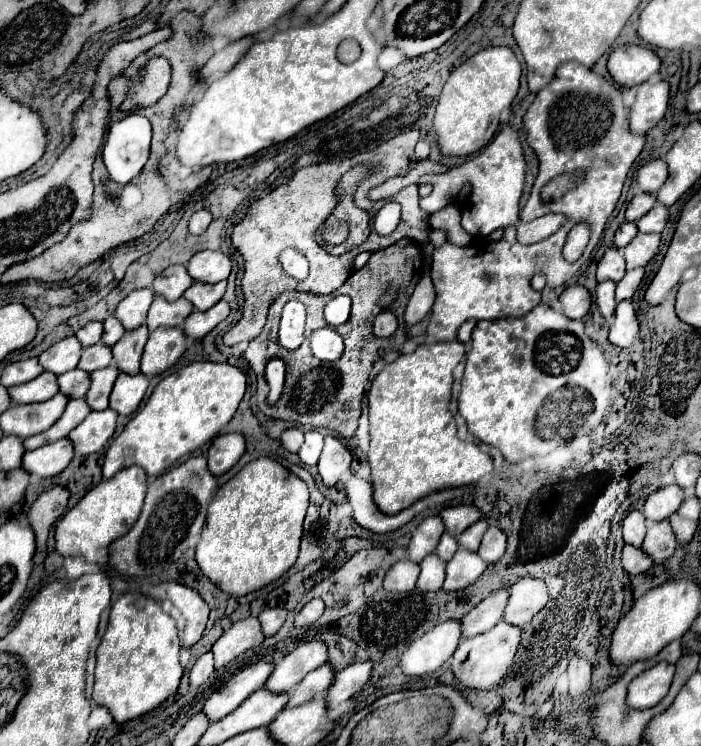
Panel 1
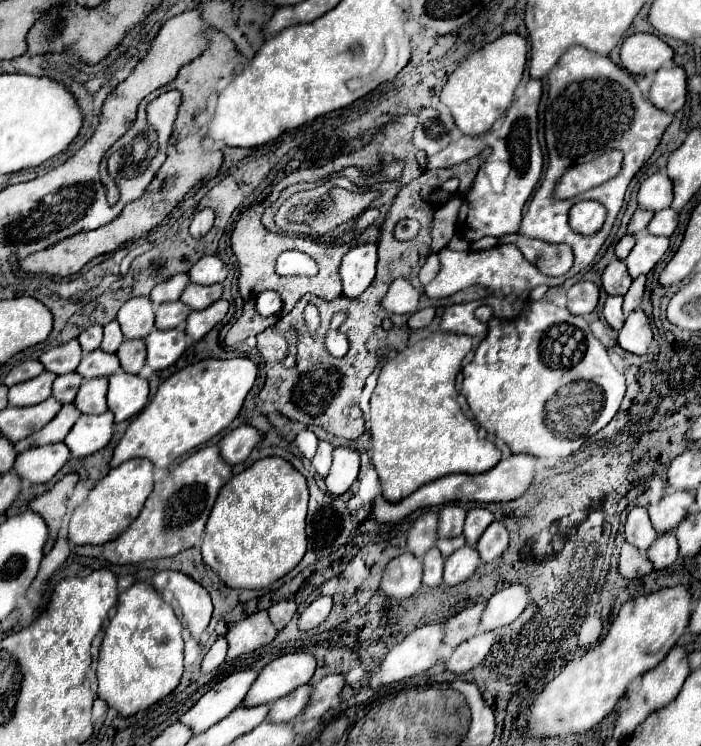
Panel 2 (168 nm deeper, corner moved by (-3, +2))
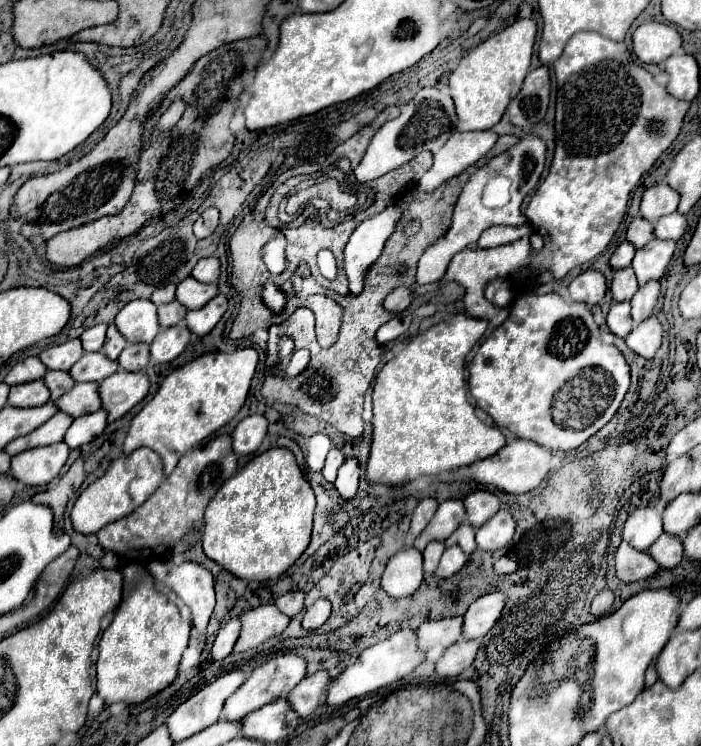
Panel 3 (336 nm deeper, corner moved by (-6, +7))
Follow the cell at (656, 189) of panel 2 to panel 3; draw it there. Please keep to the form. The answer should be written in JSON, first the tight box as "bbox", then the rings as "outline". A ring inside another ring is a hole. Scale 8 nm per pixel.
{"bbox":[640,183,678,223],"outline":[[[658,183],[652,185],[644,191],[642,195],[642,203],[640,203],[640,215],[650,221],[656,223],[656,219],[670,215],[676,211],[678,207],[678,193],[668,185],[668,183]]]}

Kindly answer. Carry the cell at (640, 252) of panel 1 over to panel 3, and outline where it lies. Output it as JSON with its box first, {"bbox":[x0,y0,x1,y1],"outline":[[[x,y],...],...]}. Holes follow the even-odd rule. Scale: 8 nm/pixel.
{"bbox":[632,237,674,285],"outline":[[[656,237],[644,249],[638,249],[632,261],[632,269],[636,271],[638,283],[646,285],[648,281],[660,281],[672,261],[674,251],[674,241],[660,241]]]}

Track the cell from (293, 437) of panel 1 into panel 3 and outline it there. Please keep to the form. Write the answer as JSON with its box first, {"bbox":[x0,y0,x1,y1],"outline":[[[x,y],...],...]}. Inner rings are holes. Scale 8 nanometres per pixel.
{"bbox":[308,433,332,471],"outline":[[[316,433],[308,439],[308,467],[312,471],[320,471],[324,467],[324,461],[326,461],[326,455],[328,451],[332,449],[332,441],[328,435],[322,435],[322,433]]]}

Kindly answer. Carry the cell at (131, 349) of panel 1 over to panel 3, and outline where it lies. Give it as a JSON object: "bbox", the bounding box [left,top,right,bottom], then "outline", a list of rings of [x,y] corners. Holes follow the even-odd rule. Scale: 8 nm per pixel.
{"bbox":[118,343,150,371],"outline":[[[132,343],[120,353],[118,365],[124,371],[140,371],[140,369],[146,367],[148,359],[150,359],[150,345],[146,345],[146,343]]]}

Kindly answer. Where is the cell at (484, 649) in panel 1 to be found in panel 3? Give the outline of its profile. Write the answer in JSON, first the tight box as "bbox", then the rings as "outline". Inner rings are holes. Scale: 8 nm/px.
{"bbox":[436,641,480,679],"outline":[[[458,641],[450,645],[450,649],[444,651],[444,655],[436,661],[436,675],[442,679],[458,677],[462,671],[466,671],[480,647],[480,641]]]}

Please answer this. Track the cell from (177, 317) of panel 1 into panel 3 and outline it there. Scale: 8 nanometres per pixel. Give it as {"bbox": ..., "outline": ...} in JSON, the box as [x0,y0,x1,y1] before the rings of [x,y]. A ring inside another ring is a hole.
{"bbox":[158,301,186,327],"outline":[[[172,301],[172,303],[166,303],[166,305],[160,305],[158,307],[158,323],[160,327],[172,327],[172,325],[178,325],[184,315],[186,315],[186,307],[180,305],[178,301]]]}

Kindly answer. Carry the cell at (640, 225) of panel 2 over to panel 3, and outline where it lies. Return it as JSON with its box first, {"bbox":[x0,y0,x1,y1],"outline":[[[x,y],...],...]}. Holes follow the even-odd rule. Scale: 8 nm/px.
{"bbox":[628,217,654,249],"outline":[[[636,217],[630,227],[628,227],[628,241],[636,247],[636,249],[642,249],[652,237],[654,237],[654,227],[650,221],[644,221],[642,217]]]}

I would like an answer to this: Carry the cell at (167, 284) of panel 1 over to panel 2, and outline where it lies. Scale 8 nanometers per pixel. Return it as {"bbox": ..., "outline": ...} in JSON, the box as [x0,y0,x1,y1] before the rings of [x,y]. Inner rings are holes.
{"bbox":[151,274,189,304],"outline":[[[175,274],[173,278],[157,284],[153,290],[151,290],[151,300],[155,304],[161,304],[161,302],[171,302],[171,300],[179,300],[179,296],[183,294],[185,286],[189,284],[189,276],[187,274]]]}

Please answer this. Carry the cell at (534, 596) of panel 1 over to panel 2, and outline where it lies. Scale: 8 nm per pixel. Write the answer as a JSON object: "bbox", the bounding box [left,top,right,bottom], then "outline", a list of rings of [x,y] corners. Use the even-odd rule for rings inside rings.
{"bbox":[481,584,529,630],"outline":[[[511,584],[487,600],[485,614],[481,618],[481,630],[495,630],[515,622],[529,604],[529,586]]]}

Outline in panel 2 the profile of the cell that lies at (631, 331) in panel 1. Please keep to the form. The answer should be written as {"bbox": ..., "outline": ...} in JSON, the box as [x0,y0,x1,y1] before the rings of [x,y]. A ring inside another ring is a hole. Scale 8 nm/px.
{"bbox":[619,308,653,354],"outline":[[[639,308],[633,310],[627,316],[623,328],[619,330],[619,346],[633,354],[645,354],[651,340],[653,340],[653,332],[645,312]]]}

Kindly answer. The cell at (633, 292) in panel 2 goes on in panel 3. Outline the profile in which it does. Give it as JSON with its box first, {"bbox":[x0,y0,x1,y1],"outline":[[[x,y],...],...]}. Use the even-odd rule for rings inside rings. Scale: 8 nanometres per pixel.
{"bbox":[632,281,660,323],"outline":[[[652,281],[650,285],[644,285],[638,289],[638,293],[632,297],[632,319],[634,323],[642,323],[644,319],[652,317],[654,307],[660,297],[660,283]]]}

